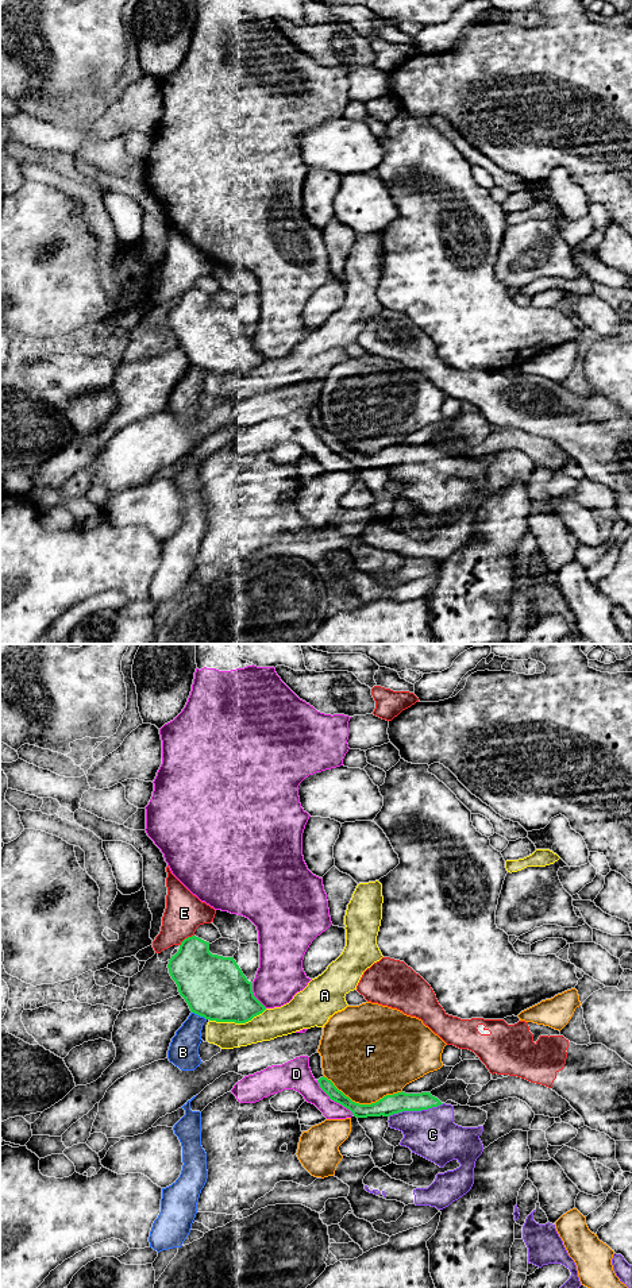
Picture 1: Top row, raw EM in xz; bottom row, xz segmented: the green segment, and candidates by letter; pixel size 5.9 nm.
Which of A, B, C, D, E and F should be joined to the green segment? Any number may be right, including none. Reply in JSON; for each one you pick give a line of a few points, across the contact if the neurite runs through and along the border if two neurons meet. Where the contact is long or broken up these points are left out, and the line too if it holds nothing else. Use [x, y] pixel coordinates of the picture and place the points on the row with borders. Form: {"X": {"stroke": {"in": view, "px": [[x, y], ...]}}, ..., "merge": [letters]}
{"C": {"stroke": {"in": "xz", "px": [[389, 1105], [404, 1110], [416, 1110], [432, 1134]]}}, "merge": ["C"]}

